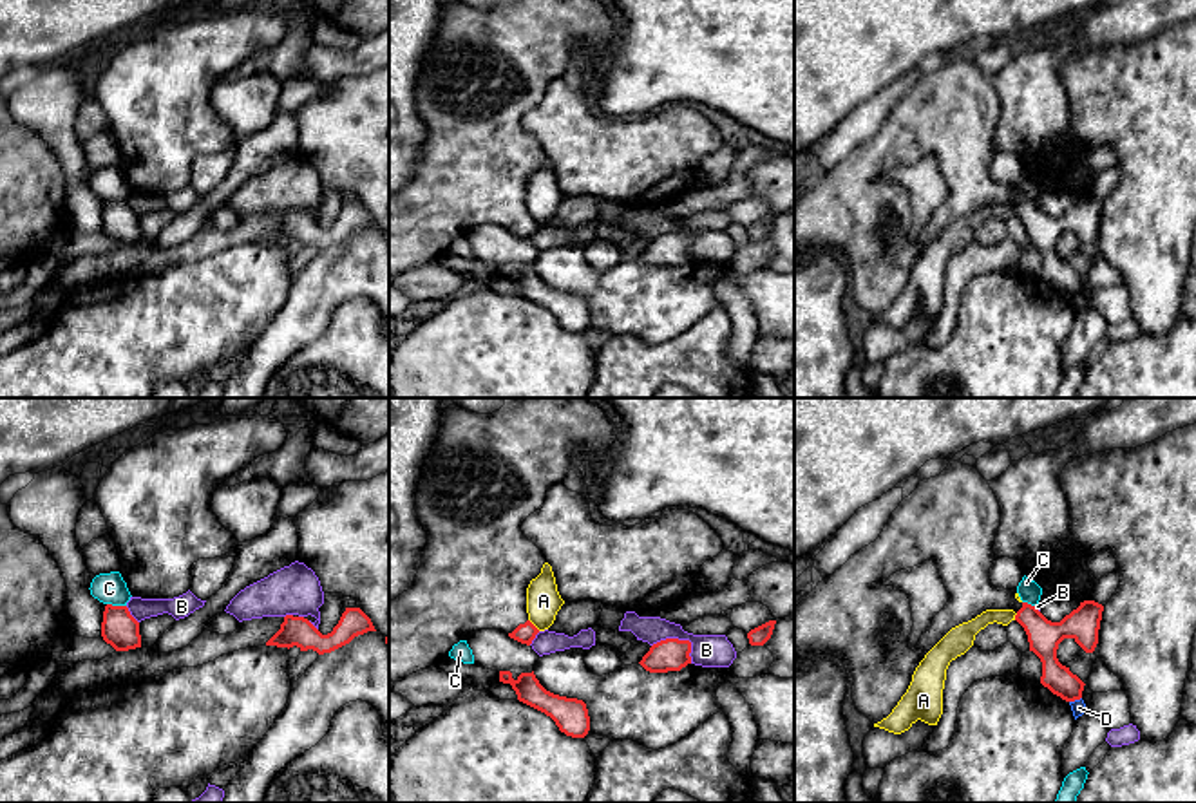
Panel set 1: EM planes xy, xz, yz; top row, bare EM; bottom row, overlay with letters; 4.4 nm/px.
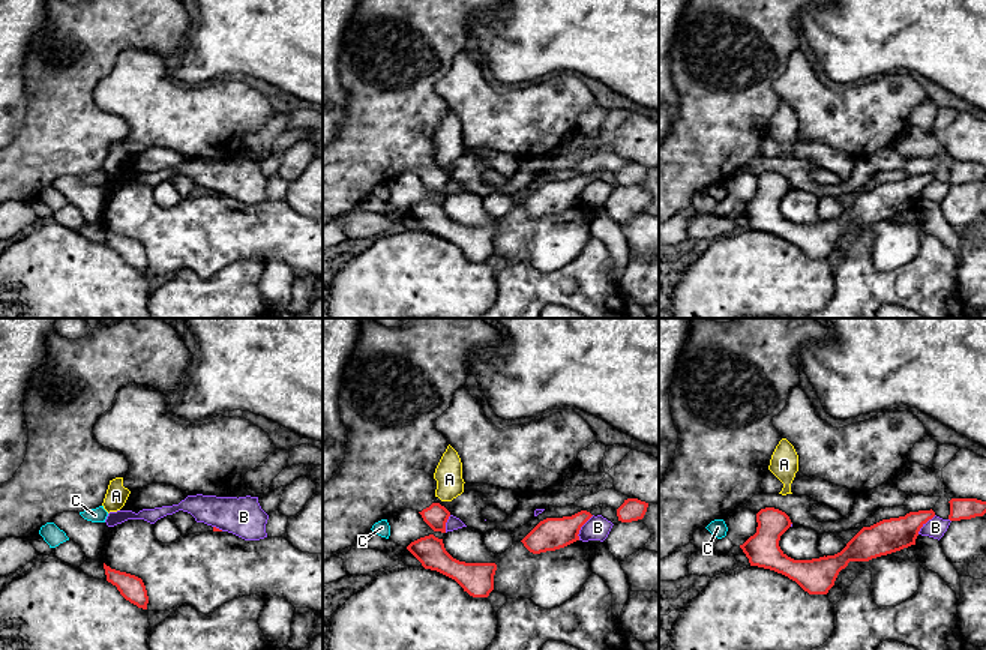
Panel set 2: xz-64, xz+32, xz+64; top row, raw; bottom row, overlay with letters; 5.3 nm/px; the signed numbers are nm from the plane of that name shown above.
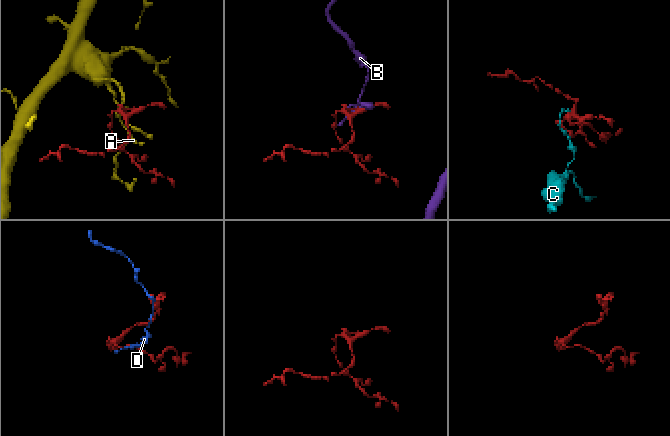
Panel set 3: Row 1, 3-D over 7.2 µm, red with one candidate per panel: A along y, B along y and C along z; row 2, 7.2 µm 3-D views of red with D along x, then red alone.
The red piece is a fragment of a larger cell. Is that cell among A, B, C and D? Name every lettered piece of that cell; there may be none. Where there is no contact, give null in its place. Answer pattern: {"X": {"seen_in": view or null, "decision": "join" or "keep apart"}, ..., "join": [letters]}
{"A": {"seen_in": "xz", "decision": "keep apart"}, "B": {"seen_in": "xz", "decision": "keep apart"}, "C": {"seen_in": "xy", "decision": "keep apart"}, "D": {"seen_in": "yz", "decision": "keep apart"}, "join": []}

